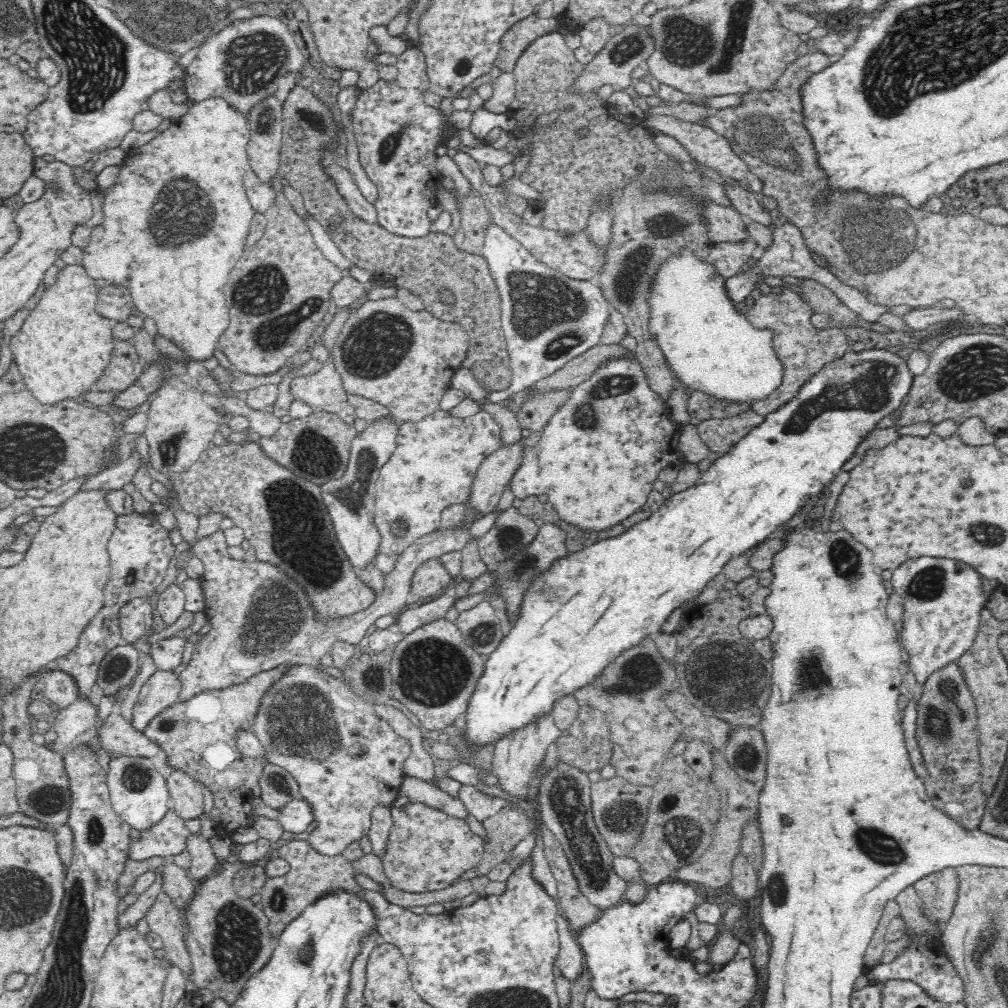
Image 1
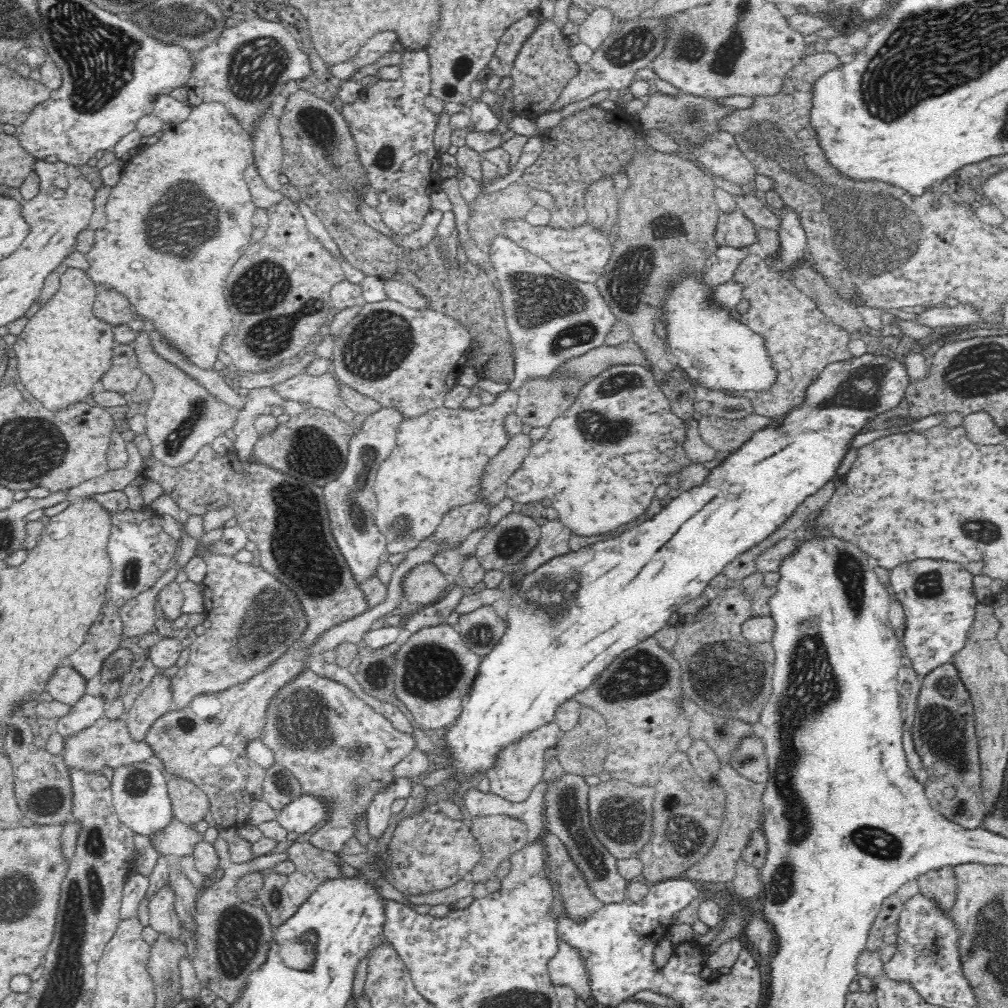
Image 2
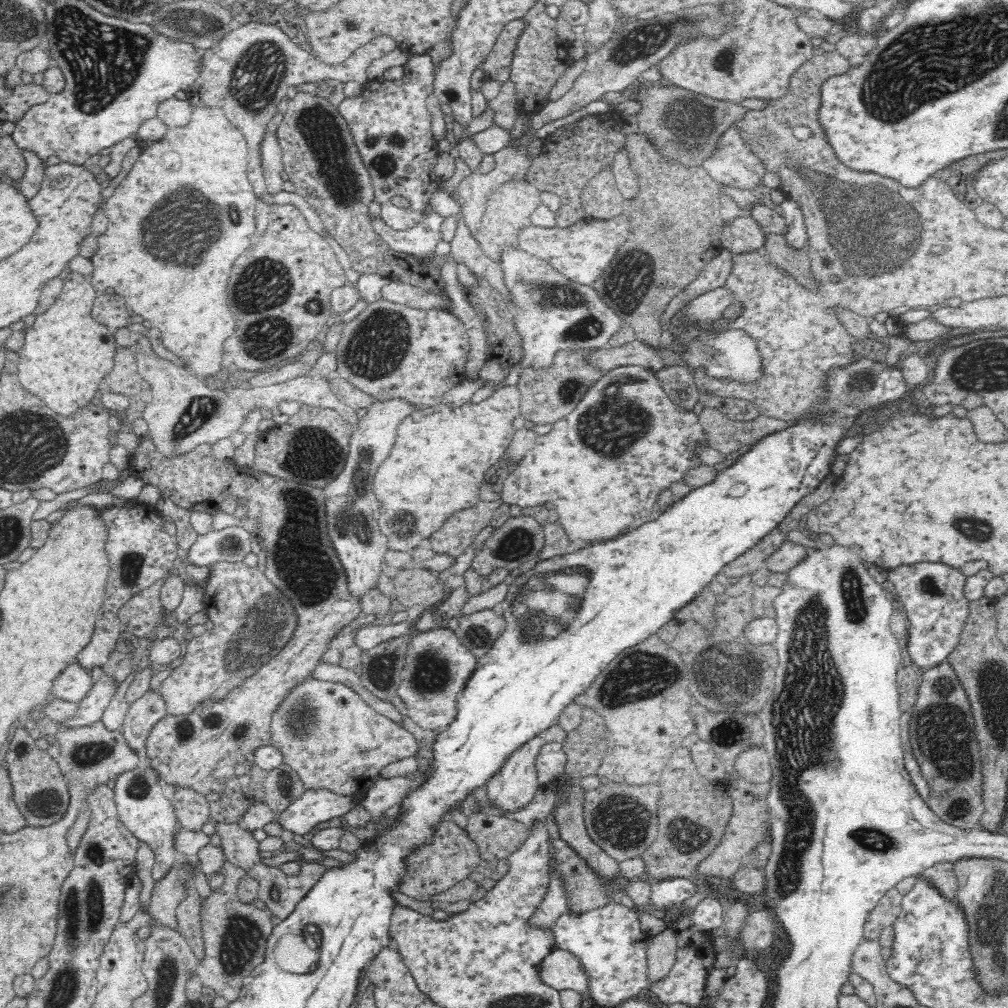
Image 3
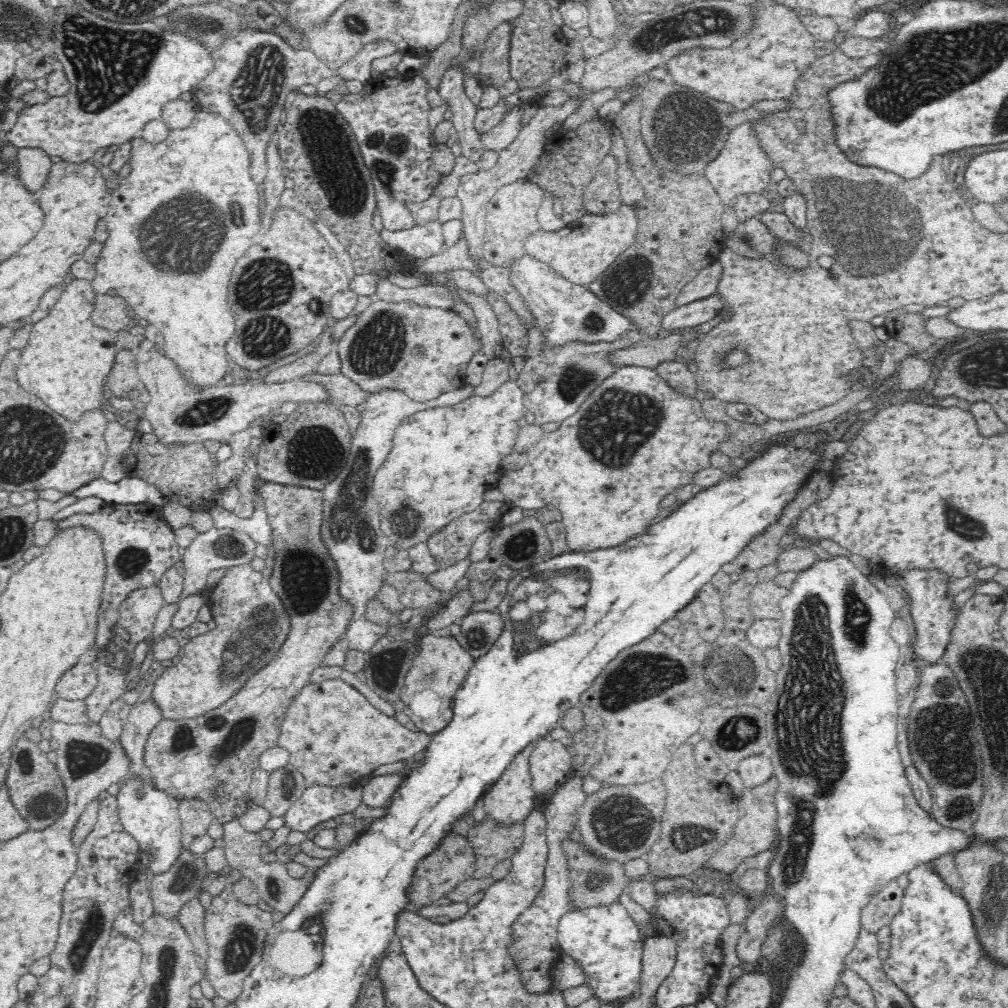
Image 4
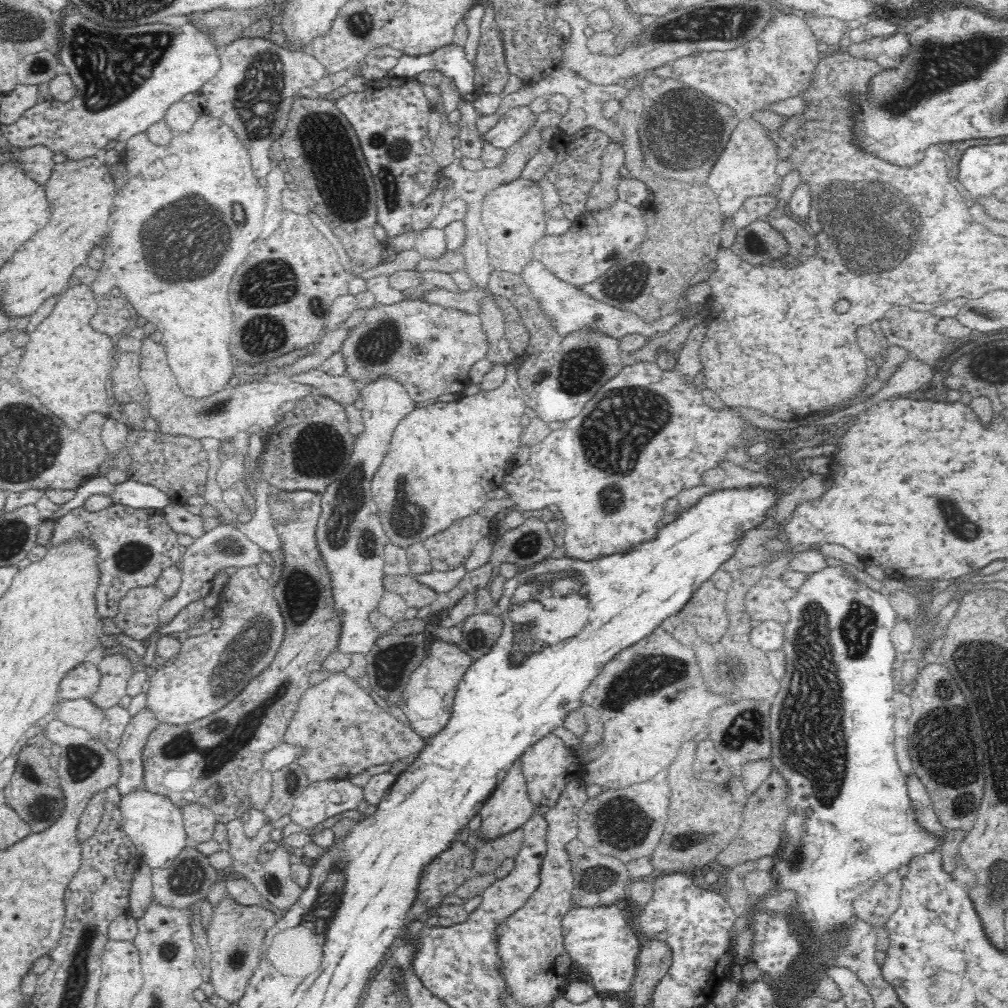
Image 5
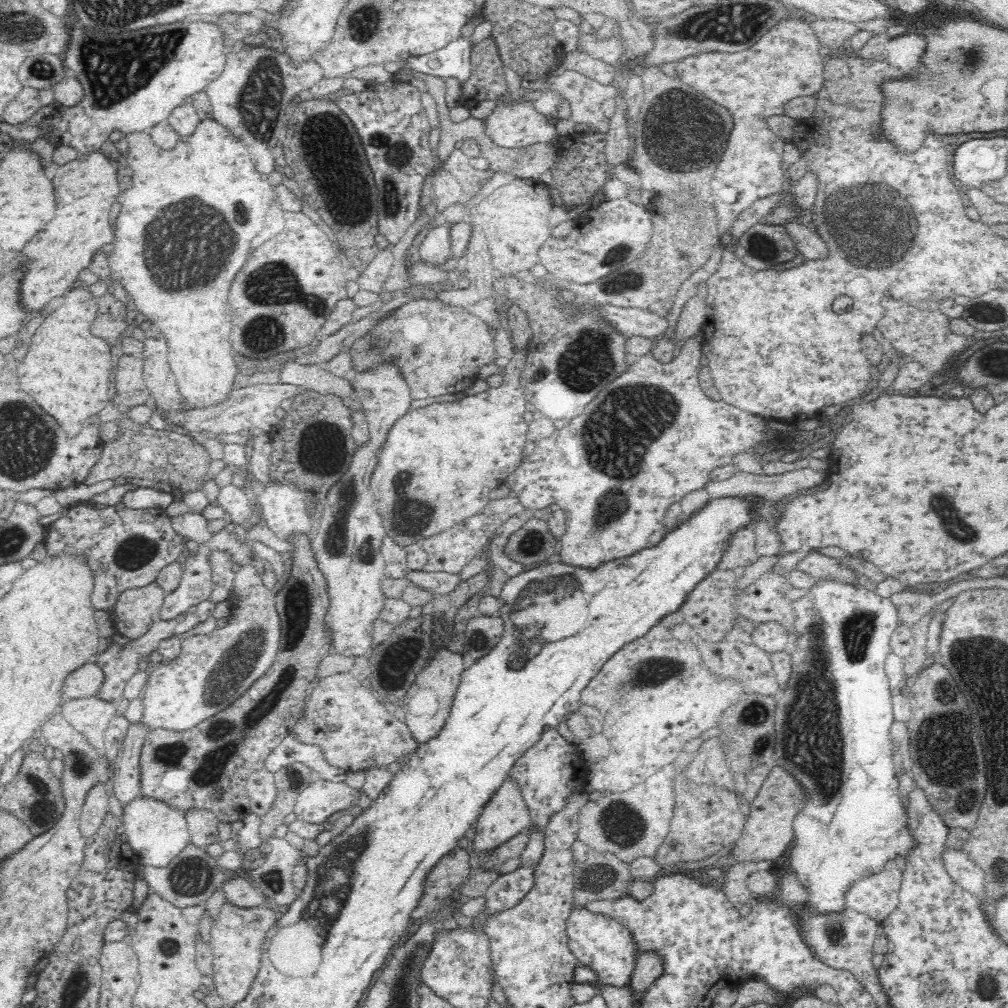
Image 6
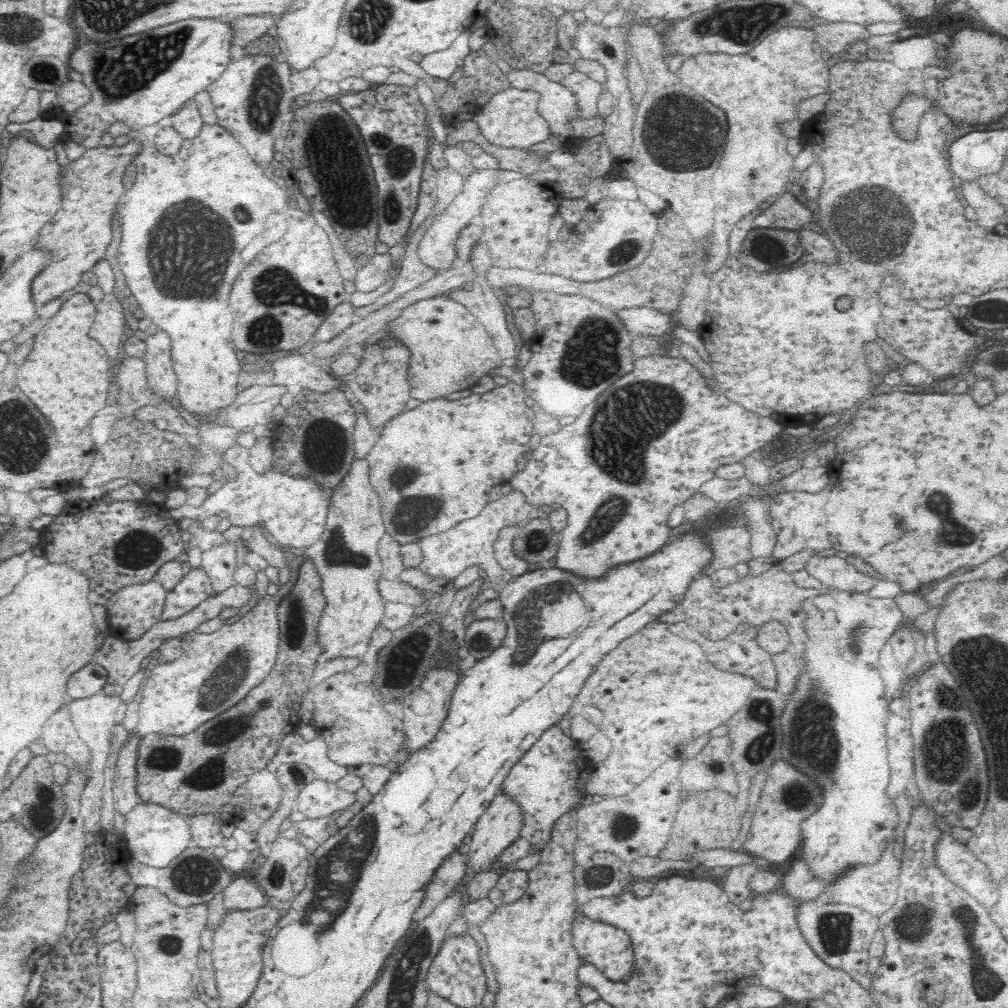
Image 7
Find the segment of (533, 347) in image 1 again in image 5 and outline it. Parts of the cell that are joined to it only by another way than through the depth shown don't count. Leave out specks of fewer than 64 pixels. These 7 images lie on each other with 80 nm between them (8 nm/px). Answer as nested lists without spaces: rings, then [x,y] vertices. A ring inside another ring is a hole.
[[[540,261],[528,263],[520,275],[527,284],[529,291],[532,292],[532,295],[536,295],[543,300],[544,312],[552,316],[560,332],[564,333],[564,335],[584,325],[588,325],[619,339],[632,334],[653,339],[663,336],[669,328],[671,329],[687,315],[687,306],[681,305],[677,315],[660,317],[649,321],[632,310],[619,309],[611,304],[586,296],[576,285],[555,278]]]

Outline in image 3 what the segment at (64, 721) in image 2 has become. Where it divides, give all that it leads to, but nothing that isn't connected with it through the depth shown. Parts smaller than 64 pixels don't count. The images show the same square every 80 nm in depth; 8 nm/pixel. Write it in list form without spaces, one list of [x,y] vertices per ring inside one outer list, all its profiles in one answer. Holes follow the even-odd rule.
[[[106,672],[98,676],[98,682],[88,692],[86,698],[78,703],[78,710],[73,718],[63,722],[65,726],[79,727],[91,725],[101,720],[104,710],[114,698],[118,682]]]

